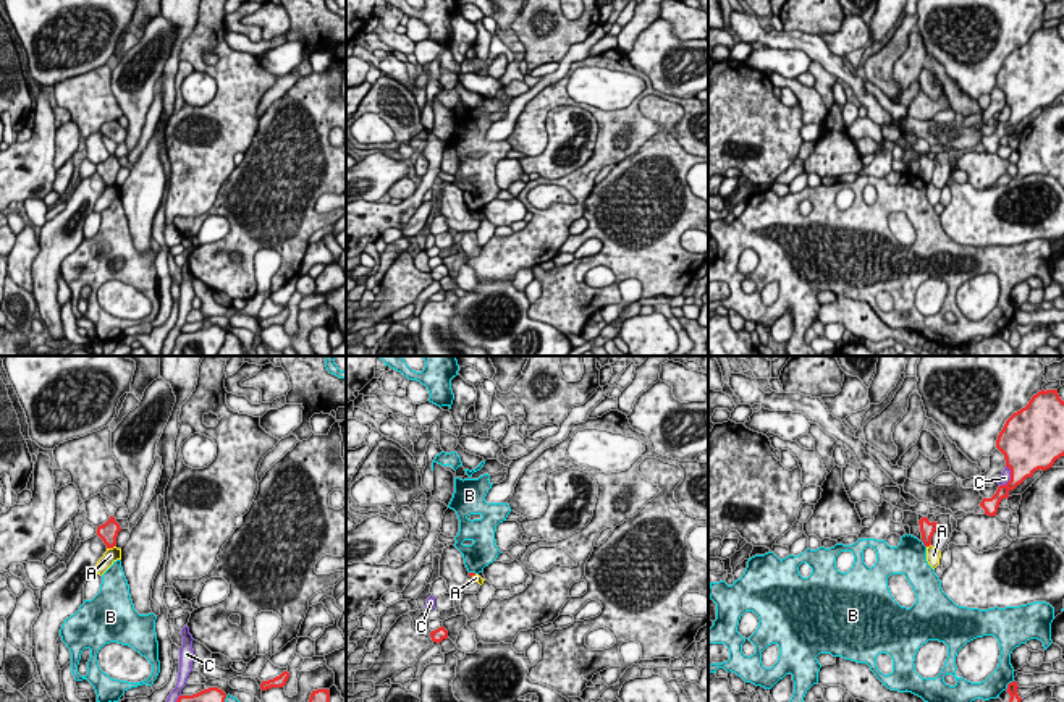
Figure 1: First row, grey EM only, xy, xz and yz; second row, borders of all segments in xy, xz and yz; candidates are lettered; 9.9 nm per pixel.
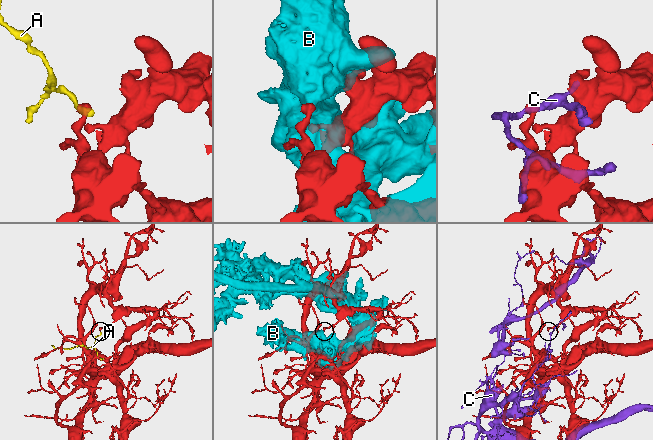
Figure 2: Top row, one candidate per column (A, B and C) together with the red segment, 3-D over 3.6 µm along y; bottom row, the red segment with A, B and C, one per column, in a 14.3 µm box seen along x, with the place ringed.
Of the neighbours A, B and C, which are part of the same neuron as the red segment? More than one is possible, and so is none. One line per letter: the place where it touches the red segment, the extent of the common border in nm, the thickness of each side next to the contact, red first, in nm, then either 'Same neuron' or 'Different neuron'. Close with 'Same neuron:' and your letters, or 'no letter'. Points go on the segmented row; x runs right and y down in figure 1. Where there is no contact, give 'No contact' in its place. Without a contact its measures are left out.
A: Touches red at xy (110, 547). Shared border 90 nm. Thickness 190 nm (red) against 140 nm. Different neuron
B: Touches red at yz (1008, 685). Shared border 140 nm. Thickness 100 nm (red) against 200 nm. Different neuron
C: Touches red at yz (1011, 477). Shared border 220 nm. Thickness 360 nm (red) against 120 nm. Different neuron
Same neuron: no letter

